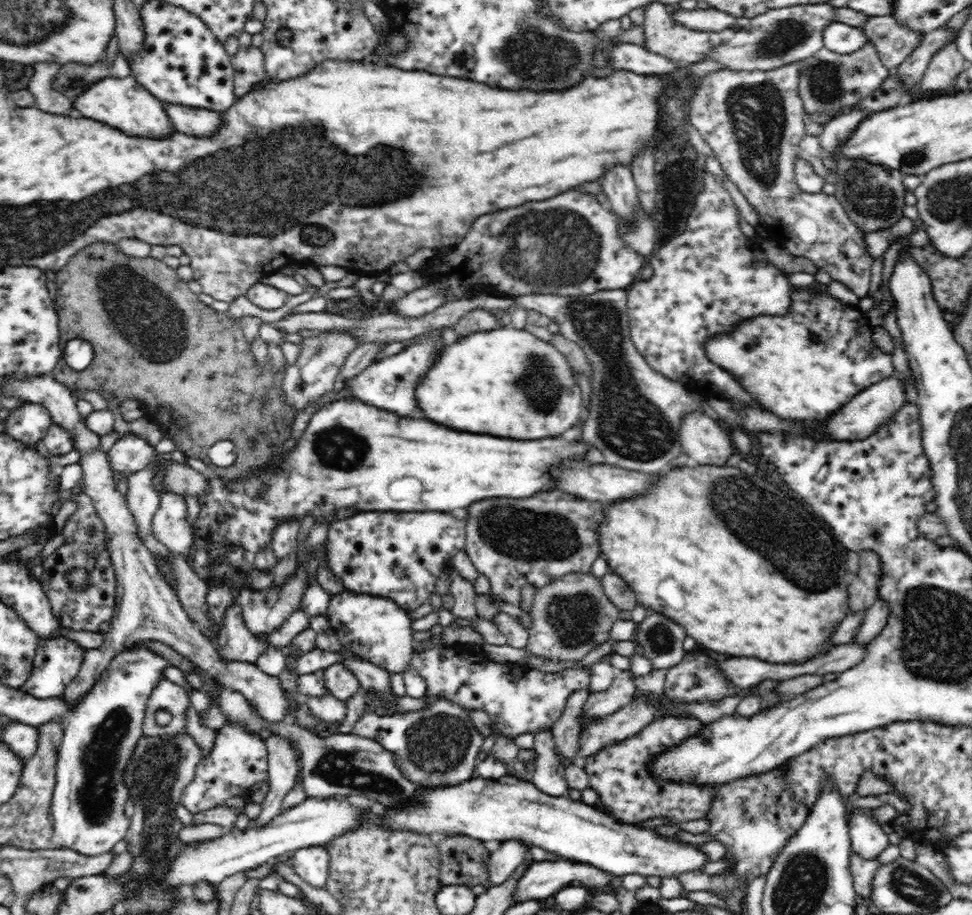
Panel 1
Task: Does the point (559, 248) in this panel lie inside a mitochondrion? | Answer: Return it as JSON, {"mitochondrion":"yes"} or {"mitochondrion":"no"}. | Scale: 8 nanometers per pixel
{"mitochondrion":"yes"}

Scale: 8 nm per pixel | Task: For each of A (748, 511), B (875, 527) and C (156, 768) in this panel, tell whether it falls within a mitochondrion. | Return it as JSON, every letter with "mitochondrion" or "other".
{"A":"mitochondrion","B":"mitochondrion","C":"mitochondrion"}

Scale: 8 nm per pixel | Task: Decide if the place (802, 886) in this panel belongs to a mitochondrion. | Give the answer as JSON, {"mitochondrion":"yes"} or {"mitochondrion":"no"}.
{"mitochondrion":"yes"}

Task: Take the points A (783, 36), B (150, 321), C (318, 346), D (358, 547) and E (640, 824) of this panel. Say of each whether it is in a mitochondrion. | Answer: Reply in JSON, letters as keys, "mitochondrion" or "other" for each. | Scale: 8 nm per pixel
{"A":"mitochondrion","B":"mitochondrion","C":"mitochondrion","D":"other","E":"other"}

